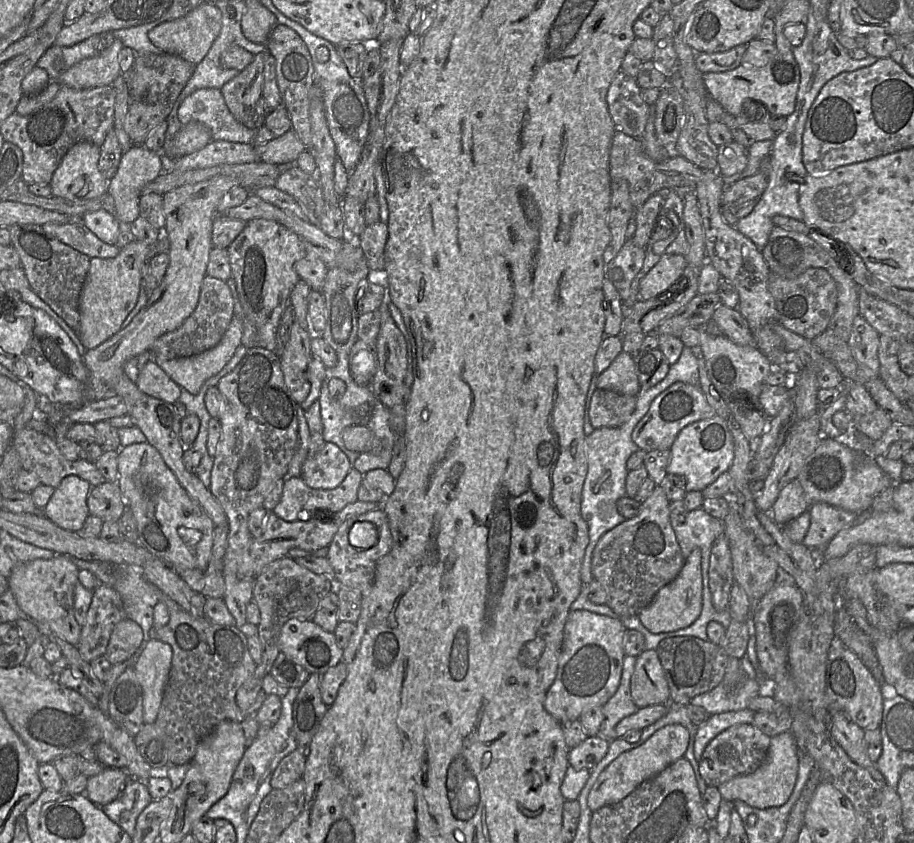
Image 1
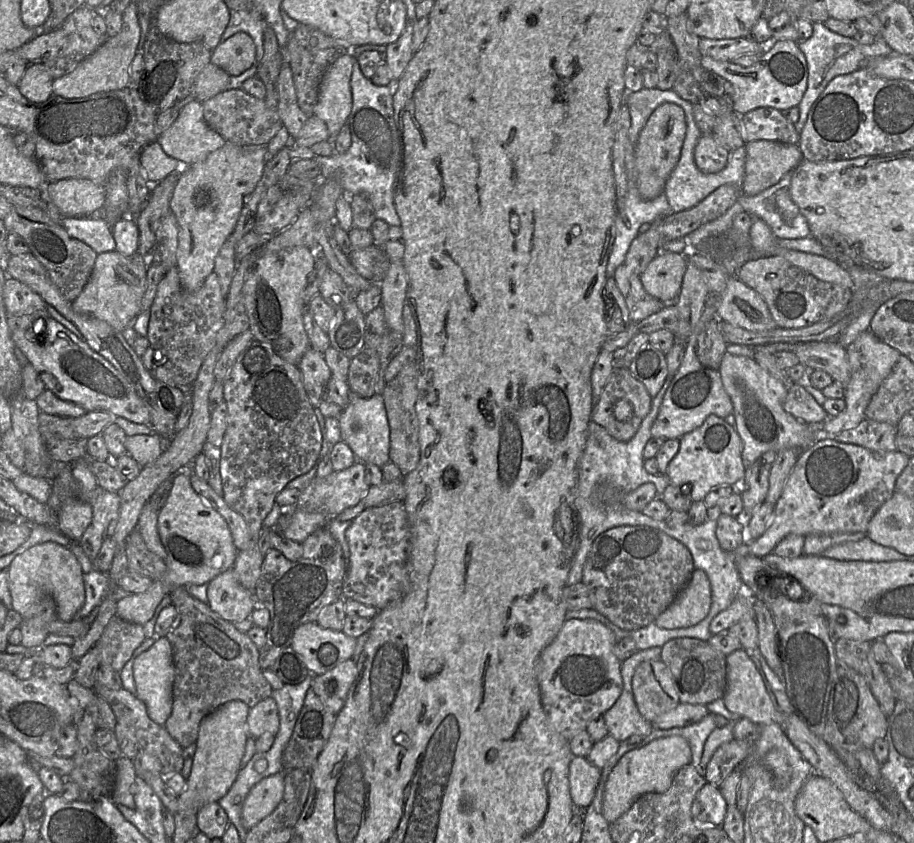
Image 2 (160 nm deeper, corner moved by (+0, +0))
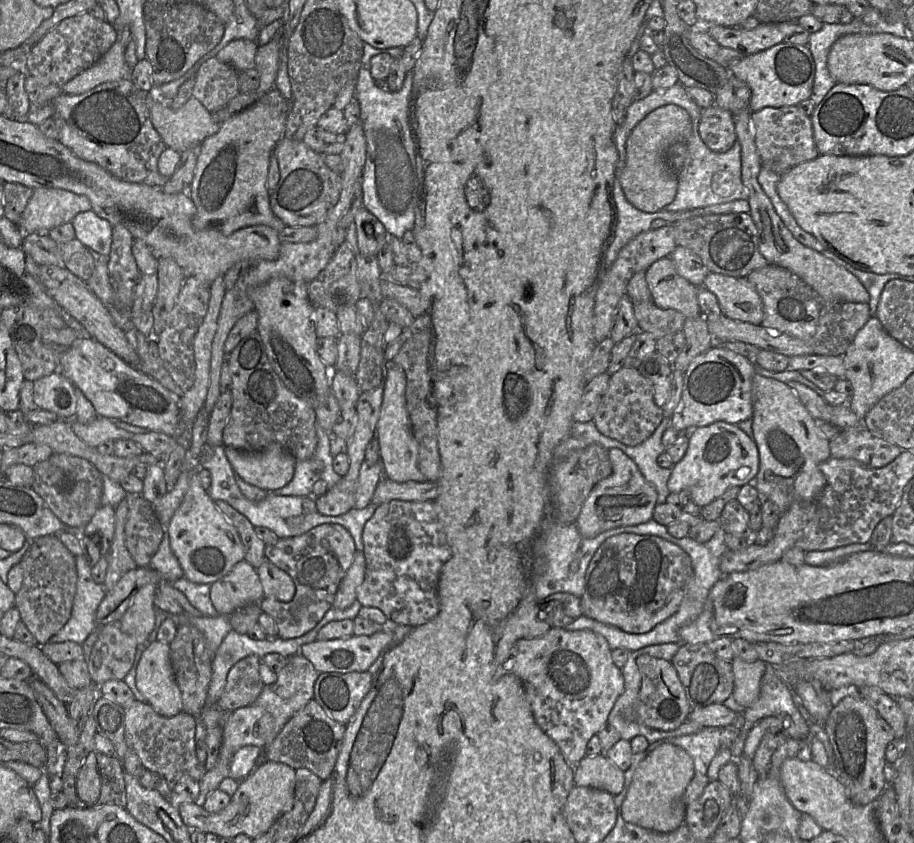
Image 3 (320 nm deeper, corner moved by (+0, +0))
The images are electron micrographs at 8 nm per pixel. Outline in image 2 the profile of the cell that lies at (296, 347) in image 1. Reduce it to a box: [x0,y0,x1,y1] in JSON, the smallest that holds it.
[297,348,332,408]

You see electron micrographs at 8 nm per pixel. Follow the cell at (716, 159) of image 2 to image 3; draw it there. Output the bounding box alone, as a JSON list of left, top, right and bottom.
[698,103,737,152]

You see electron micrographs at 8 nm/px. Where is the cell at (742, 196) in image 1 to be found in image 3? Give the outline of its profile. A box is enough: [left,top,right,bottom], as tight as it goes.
[593,225,677,343]

